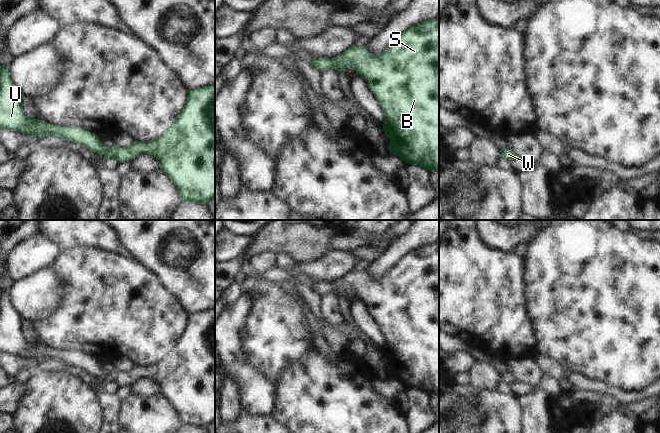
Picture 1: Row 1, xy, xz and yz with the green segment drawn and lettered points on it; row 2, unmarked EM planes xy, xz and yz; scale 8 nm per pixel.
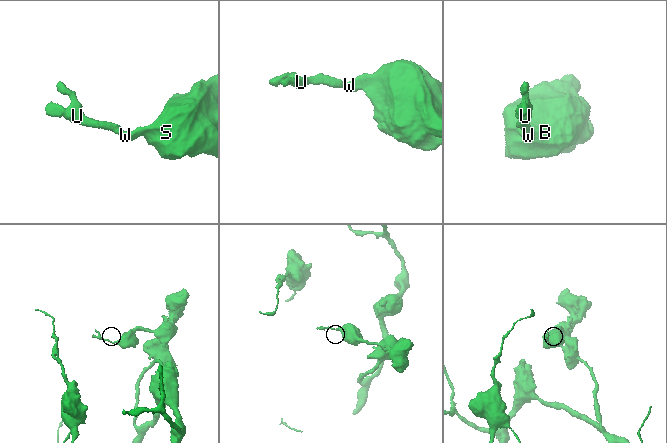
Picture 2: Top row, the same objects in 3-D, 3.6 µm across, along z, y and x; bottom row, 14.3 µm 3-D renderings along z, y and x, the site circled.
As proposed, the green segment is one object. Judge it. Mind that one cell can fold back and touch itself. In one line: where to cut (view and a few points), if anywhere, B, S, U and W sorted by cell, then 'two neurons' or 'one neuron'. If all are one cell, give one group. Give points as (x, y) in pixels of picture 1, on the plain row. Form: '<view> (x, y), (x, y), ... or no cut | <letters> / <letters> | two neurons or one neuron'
no cut | B S U W | one neuron

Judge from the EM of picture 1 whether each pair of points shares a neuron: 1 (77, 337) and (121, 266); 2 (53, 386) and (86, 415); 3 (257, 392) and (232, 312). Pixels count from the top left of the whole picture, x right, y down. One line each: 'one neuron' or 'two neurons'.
1: one neuron
2: one neuron
3: one neuron

